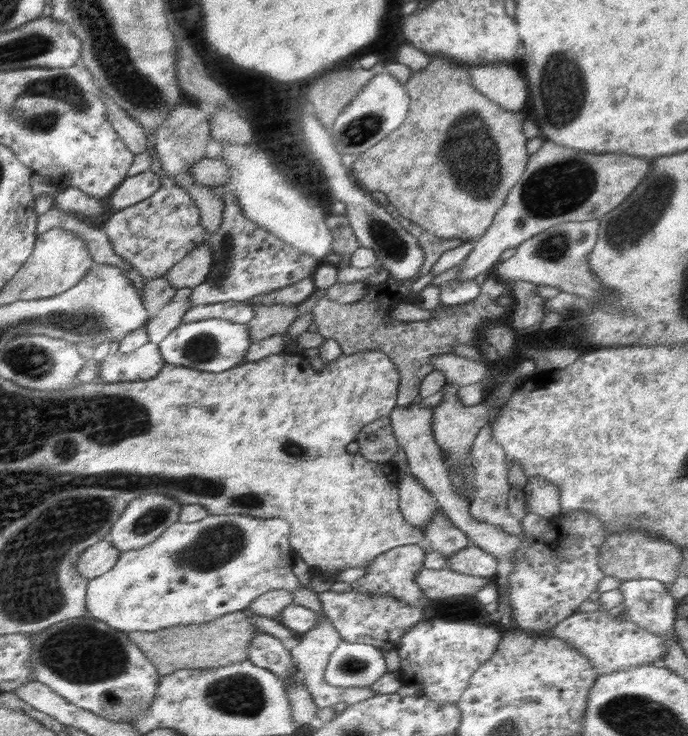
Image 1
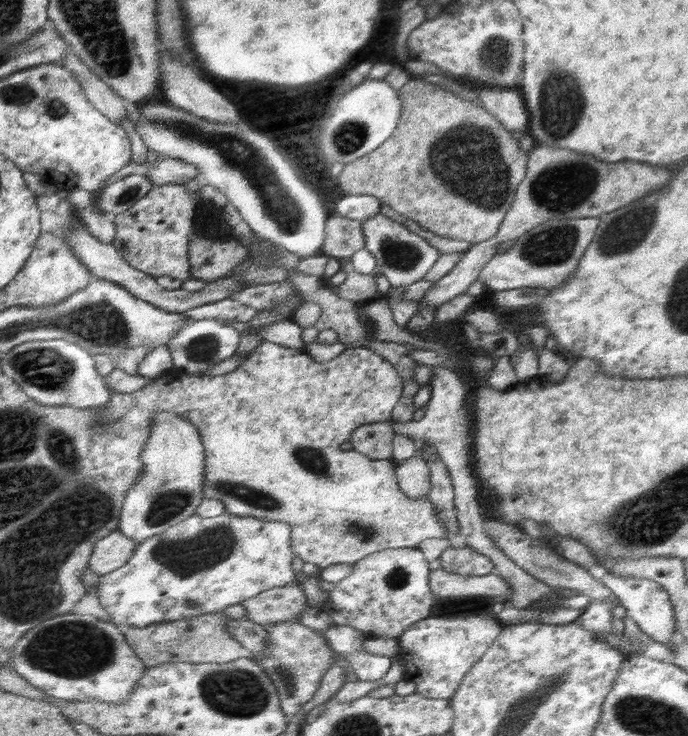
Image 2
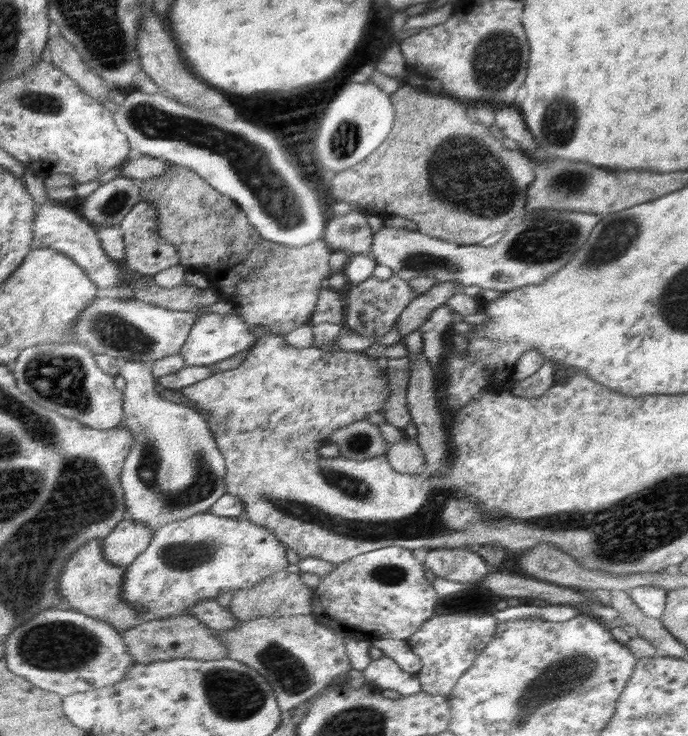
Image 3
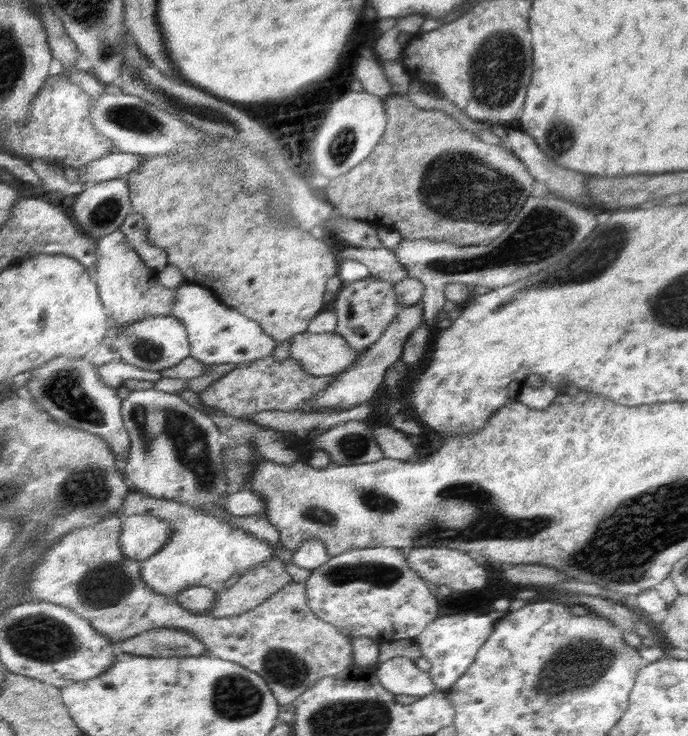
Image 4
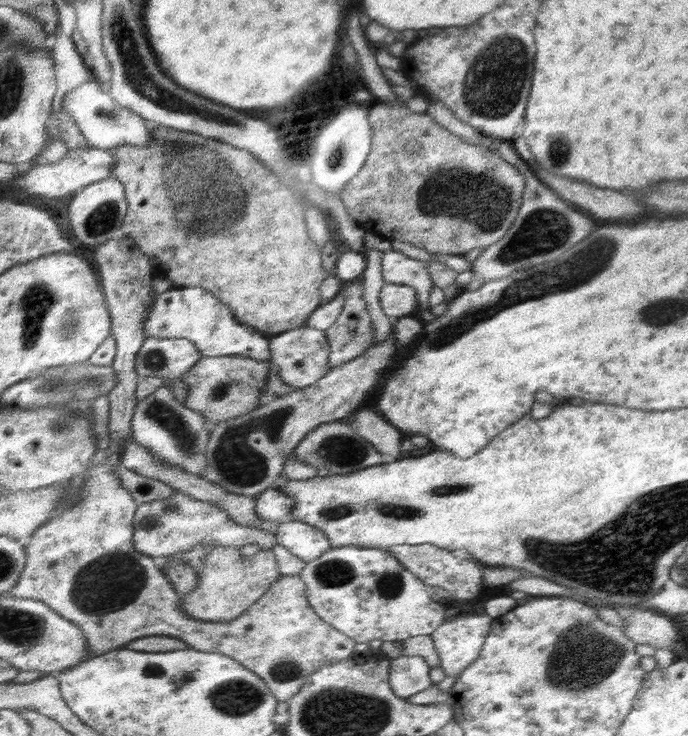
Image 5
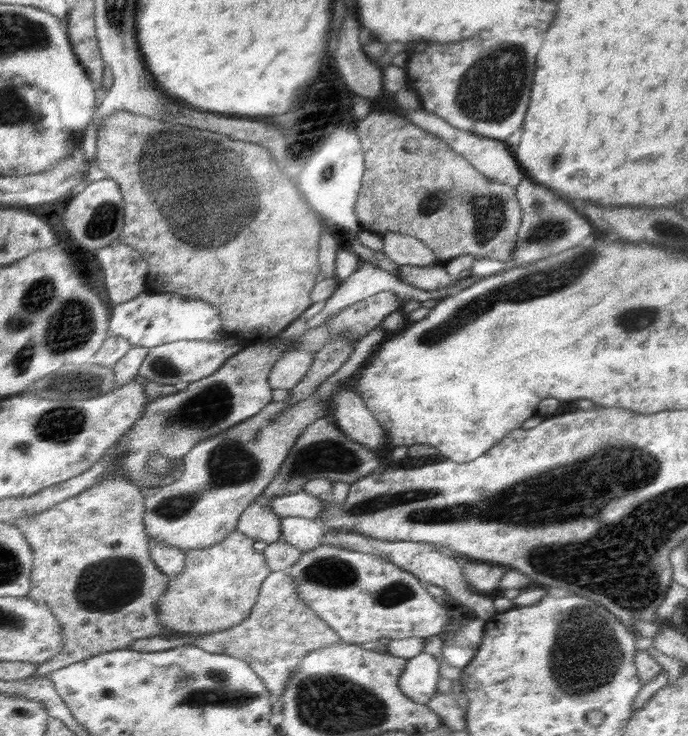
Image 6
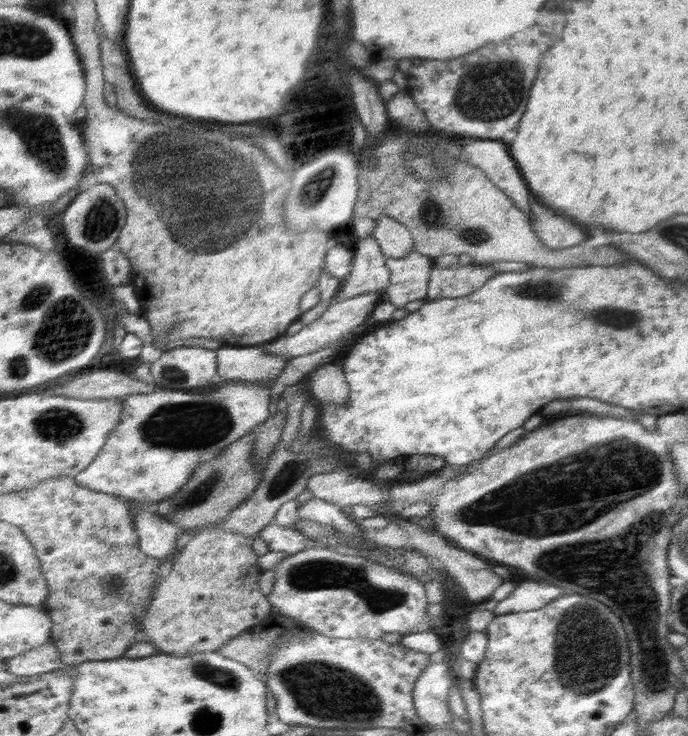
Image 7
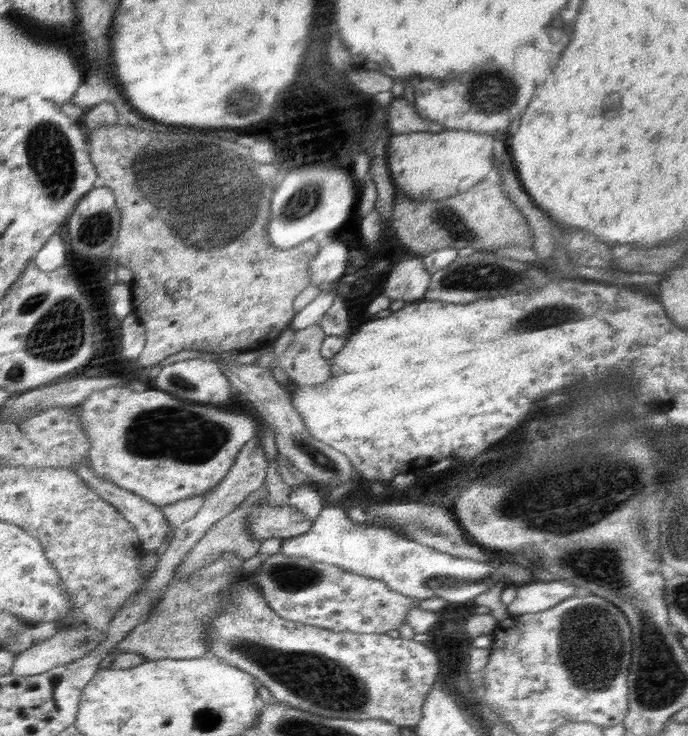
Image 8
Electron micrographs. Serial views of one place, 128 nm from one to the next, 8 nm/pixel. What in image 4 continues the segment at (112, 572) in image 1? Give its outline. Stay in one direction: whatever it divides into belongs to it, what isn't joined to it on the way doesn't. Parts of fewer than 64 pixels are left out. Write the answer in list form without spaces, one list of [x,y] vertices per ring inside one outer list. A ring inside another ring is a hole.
[[[131,492],[120,510],[127,515],[147,512],[173,526],[173,533],[167,543],[164,543],[154,556],[139,562],[143,582],[162,596],[174,597],[187,586],[220,586],[231,576],[244,575],[261,562],[274,557],[273,548],[264,539],[259,539],[255,534],[243,531],[220,517],[173,500],[150,498]]]

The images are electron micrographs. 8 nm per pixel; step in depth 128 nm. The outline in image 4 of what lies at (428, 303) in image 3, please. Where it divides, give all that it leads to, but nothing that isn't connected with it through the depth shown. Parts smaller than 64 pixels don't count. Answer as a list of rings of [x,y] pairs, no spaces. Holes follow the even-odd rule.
[[[422,303],[401,308],[399,314],[390,322],[388,328],[382,333],[380,339],[376,340],[368,349],[360,354],[349,368],[339,373],[333,384],[325,388],[324,392],[311,398],[307,405],[310,410],[320,410],[320,408],[342,408],[342,410],[351,410],[356,405],[363,402],[370,402],[375,396],[376,391],[383,384],[386,369],[393,365],[402,357],[404,344],[408,341],[408,336],[412,334],[419,326],[423,325],[423,306]]]

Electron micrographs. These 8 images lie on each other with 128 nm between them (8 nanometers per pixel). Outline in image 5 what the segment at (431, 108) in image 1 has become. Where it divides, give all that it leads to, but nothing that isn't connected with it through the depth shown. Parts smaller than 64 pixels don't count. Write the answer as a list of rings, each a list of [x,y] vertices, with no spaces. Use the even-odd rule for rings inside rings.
[[[374,102],[369,109],[369,121],[372,127],[372,150],[368,160],[365,160],[362,170],[351,178],[339,194],[347,212],[352,218],[363,226],[370,233],[380,234],[388,240],[401,240],[416,248],[436,254],[465,255],[470,251],[480,252],[491,244],[497,243],[510,228],[510,225],[517,217],[522,204],[522,193],[525,189],[525,176],[509,162],[506,162],[501,155],[485,151],[483,148],[470,144],[462,138],[450,133],[447,129],[436,123],[434,118],[425,113],[414,113],[407,106],[393,105],[390,103]]]

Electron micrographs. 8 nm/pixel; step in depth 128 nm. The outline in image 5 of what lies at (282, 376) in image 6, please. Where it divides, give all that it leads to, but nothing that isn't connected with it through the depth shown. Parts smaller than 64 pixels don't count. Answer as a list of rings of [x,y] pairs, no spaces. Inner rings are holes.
[[[308,325],[295,327],[282,334],[270,337],[268,340],[270,348],[271,362],[280,368],[280,378],[282,382],[297,389],[310,386],[326,376],[330,372],[329,362],[330,348],[328,348],[328,338],[325,331],[321,331]]]

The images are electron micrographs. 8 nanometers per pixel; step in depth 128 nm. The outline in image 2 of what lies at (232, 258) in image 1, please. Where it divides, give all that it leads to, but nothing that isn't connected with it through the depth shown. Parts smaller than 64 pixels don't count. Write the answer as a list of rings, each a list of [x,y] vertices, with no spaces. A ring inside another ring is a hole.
[[[158,185],[157,187],[153,186],[146,196],[135,202],[126,212],[112,218],[116,229],[113,244],[100,242],[96,237],[90,235],[76,216],[73,216],[73,224],[64,230],[62,235],[65,236],[72,252],[84,266],[88,267],[93,279],[114,282],[132,293],[132,296],[145,300],[157,308],[162,308],[166,312],[185,314],[192,308],[220,302],[244,289],[242,281],[234,278],[234,275],[244,266],[260,264],[264,268],[273,267],[273,262],[263,255],[262,239],[256,236],[256,239],[249,243],[239,241],[247,250],[246,258],[231,268],[226,276],[211,281],[206,287],[191,291],[182,288],[170,291],[158,287],[156,279],[162,276],[170,276],[180,281],[192,280],[192,275],[189,274],[189,236],[191,236],[195,224],[197,210],[199,210],[199,202],[192,193],[187,191],[186,185]]]

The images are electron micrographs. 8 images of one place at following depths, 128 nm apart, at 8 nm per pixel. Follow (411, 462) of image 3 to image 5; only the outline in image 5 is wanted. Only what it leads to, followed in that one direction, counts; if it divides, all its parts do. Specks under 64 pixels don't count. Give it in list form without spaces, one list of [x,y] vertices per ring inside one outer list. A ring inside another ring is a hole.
[[[360,408],[358,411],[354,411],[350,417],[352,417],[350,425],[357,430],[361,437],[369,440],[377,451],[394,461],[405,456],[400,449],[405,438],[404,435],[380,414]]]

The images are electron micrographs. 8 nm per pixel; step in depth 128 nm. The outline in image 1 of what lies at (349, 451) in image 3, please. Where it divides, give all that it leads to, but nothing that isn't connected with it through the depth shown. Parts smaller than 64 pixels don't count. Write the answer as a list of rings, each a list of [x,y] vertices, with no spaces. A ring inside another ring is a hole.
[[[380,418],[362,427],[355,439],[359,444],[359,453],[372,462],[391,463],[399,444],[389,418]]]

